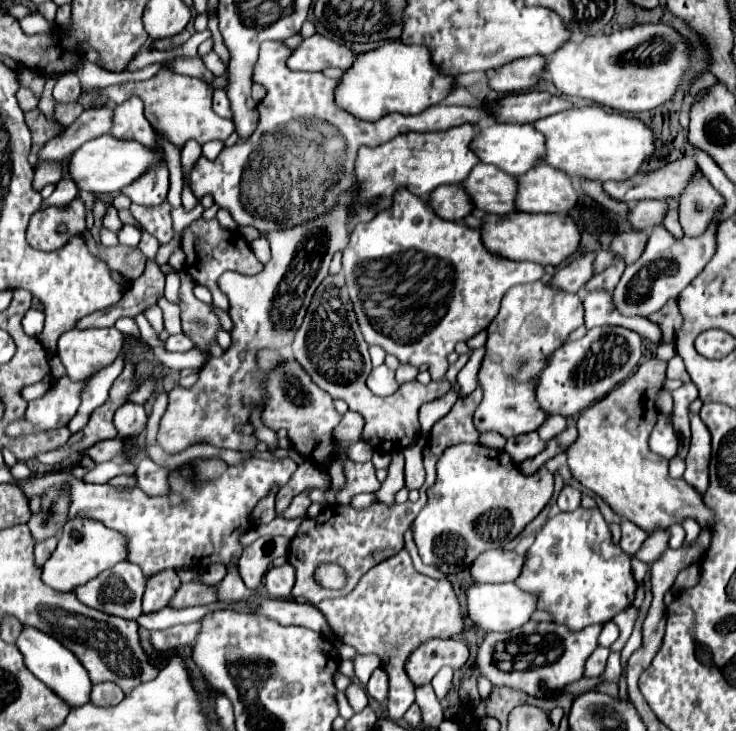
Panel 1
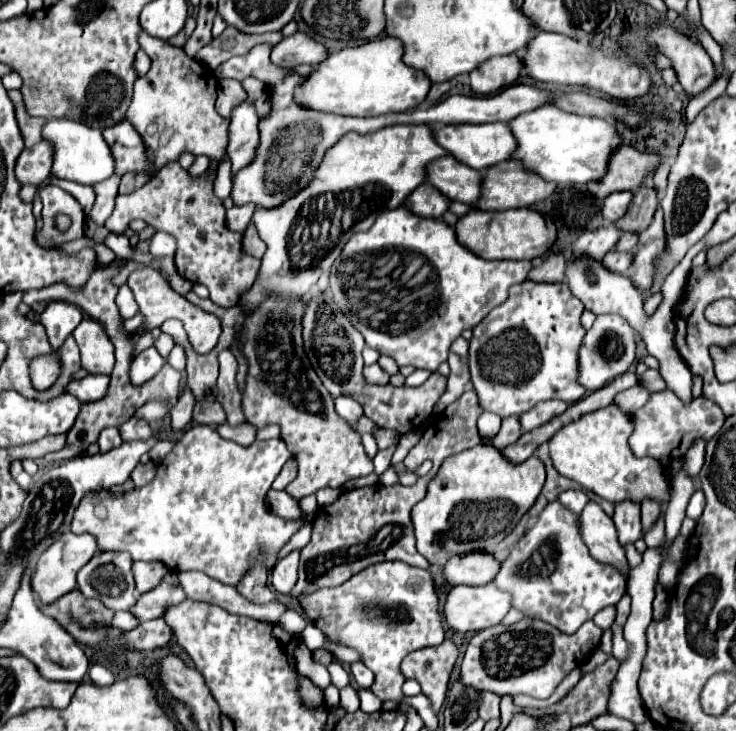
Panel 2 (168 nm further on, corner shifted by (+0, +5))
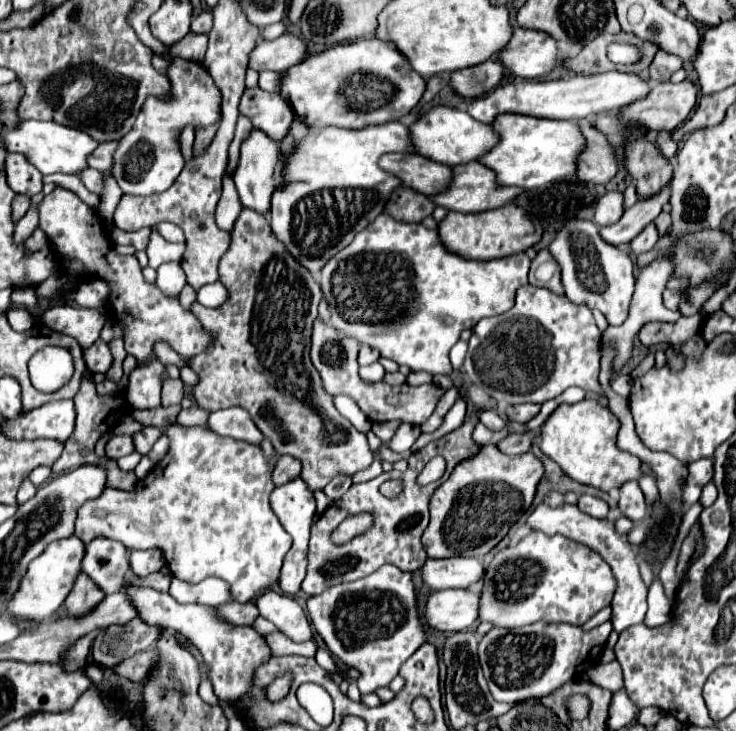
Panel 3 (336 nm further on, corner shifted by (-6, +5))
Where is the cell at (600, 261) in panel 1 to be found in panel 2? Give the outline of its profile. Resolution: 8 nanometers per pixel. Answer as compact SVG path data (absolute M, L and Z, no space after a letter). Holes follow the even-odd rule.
M624 232L618 246L616 246L616 250L630 250L636 244L638 244L638 232Z

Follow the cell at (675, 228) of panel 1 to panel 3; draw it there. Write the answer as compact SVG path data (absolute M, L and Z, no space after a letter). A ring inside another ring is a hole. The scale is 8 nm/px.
M662 132L662 136L658 136L658 144L660 144L660 150L662 150L664 158L674 160L674 156L678 152L678 144L670 140L670 134L668 132Z

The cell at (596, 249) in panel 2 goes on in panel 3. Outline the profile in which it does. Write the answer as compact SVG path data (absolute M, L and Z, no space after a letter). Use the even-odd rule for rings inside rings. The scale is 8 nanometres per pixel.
M670 186L662 188L660 194L648 198L648 200L638 200L632 208L628 208L624 212L620 222L600 228L600 236L608 244L614 244L614 246L622 246L622 244L632 242L640 234L640 230L660 214L662 206L668 202L668 196L670 196Z

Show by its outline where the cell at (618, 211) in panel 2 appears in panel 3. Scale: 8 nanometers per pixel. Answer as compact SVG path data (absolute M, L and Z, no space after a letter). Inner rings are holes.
M608 192L598 200L596 206L596 224L610 226L618 222L624 214L624 194L622 192Z

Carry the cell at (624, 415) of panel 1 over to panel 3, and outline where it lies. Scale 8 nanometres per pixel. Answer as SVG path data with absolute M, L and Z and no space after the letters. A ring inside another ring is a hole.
M582 400L578 404L560 404L542 426L540 448L548 454L566 476L586 486L598 486L598 490L614 490L630 480L642 478L640 458L616 448L616 434L620 420L596 400Z

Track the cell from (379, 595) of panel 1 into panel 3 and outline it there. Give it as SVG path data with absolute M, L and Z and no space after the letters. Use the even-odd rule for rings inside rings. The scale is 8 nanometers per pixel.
M382 566L370 578L360 578L358 582L330 586L330 590L309 598L307 609L328 650L350 668L362 672L358 678L362 694L388 688L398 676L400 666L428 638L418 610L412 572L406 574L396 566Z

